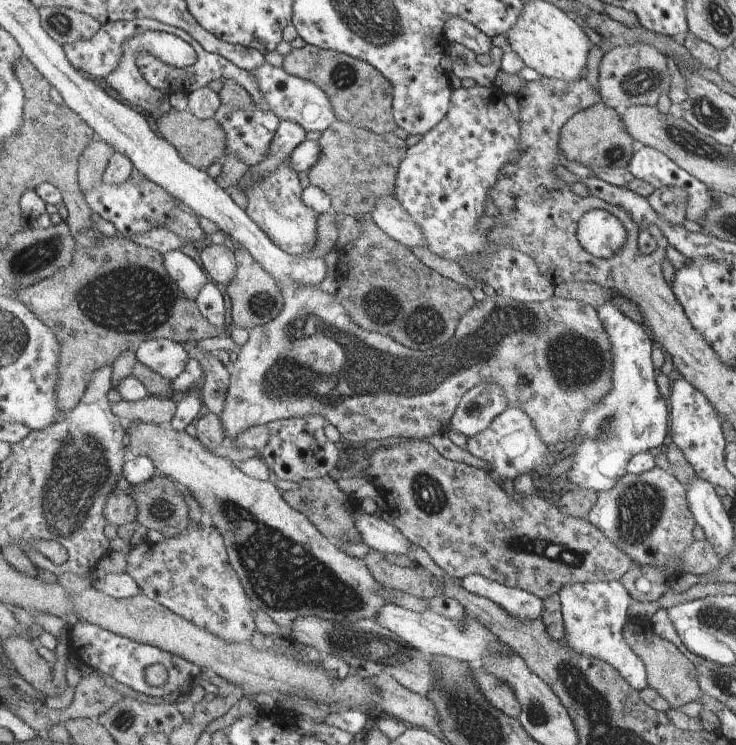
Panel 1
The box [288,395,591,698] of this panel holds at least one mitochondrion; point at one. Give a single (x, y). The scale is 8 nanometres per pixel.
(379, 647)

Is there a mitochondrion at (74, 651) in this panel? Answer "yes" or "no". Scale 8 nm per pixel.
no

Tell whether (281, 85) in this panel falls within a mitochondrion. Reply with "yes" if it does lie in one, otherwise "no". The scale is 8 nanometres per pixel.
no

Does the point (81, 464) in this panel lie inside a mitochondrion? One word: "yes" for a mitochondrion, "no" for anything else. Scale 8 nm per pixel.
yes

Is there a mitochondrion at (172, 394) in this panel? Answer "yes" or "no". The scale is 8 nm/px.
no

